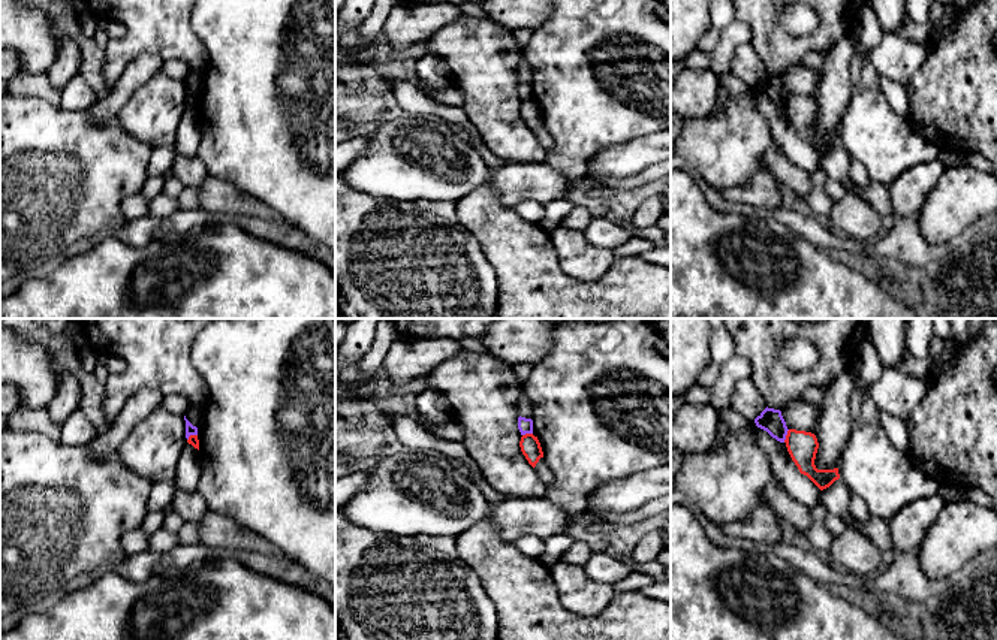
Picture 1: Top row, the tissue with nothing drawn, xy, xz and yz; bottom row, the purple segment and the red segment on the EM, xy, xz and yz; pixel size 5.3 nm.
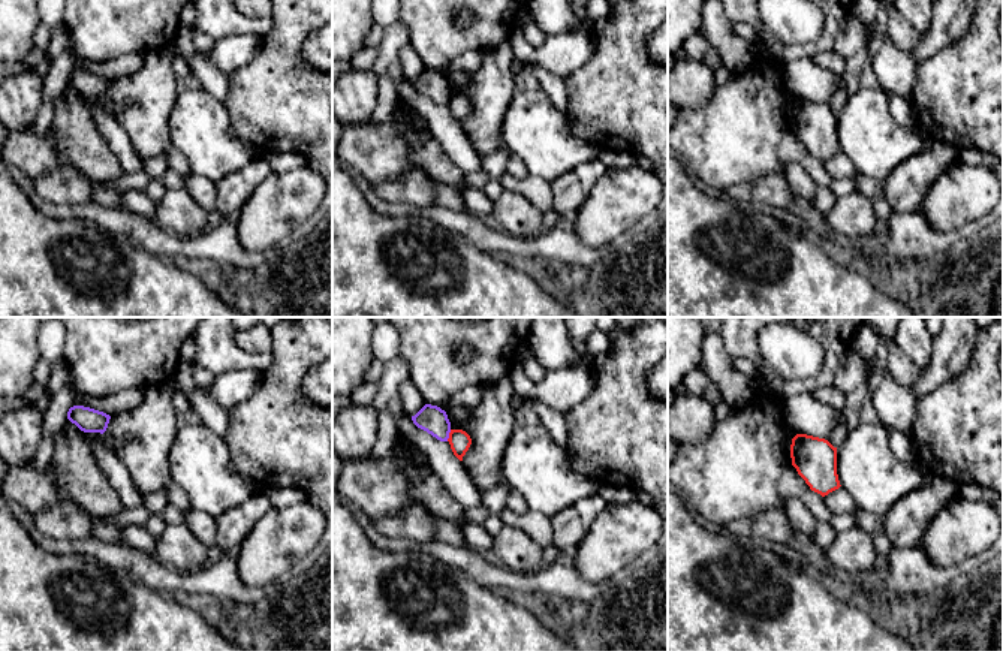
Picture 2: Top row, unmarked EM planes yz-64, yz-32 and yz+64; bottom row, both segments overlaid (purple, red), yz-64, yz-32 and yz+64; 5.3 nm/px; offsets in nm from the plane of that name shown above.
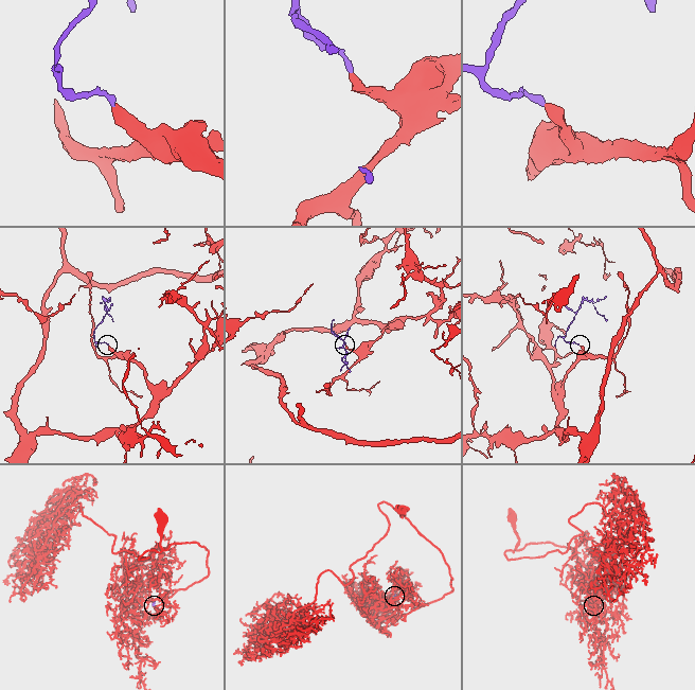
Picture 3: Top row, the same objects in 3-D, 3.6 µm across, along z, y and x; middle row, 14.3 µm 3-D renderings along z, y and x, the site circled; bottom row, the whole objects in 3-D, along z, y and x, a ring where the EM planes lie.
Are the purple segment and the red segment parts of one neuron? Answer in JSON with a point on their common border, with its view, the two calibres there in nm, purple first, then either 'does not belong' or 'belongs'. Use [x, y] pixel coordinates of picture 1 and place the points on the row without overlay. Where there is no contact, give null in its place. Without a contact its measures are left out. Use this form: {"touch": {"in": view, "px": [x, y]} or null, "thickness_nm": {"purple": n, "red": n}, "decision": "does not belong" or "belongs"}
{"touch": {"in": "yz", "px": [786, 99]}, "thickness_nm": {"purple": 130, "red": 160}, "decision": "does not belong"}

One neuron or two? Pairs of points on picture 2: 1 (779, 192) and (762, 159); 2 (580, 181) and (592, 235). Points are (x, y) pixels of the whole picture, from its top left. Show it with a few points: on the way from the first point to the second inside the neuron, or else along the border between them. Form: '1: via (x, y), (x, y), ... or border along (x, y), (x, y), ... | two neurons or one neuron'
1: border along (779, 171), (762, 174), (735, 186) | two neurons
2: border along (605, 172), (574, 217) | two neurons

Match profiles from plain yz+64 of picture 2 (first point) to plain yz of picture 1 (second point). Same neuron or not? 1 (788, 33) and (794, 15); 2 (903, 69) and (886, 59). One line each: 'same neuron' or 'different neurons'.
1: same neuron
2: same neuron

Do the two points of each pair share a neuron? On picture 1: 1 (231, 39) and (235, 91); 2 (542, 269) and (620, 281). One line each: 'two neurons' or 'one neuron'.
1: one neuron
2: one neuron

